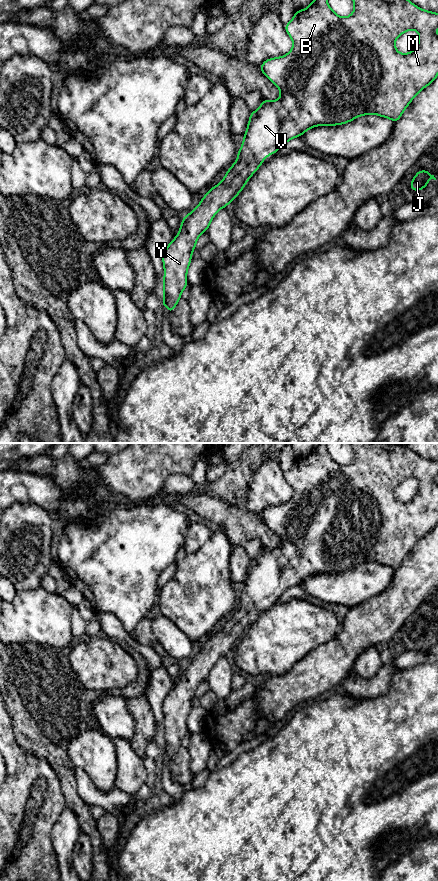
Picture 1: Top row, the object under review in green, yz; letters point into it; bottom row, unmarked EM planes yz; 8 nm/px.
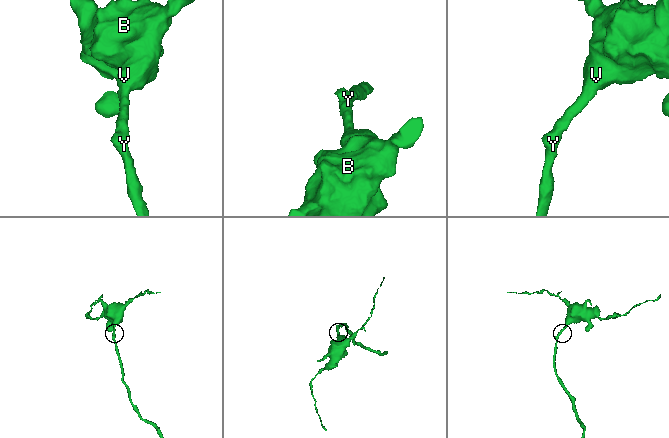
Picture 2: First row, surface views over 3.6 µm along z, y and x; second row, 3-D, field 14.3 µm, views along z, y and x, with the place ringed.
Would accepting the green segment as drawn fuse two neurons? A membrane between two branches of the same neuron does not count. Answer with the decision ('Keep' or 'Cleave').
Keep

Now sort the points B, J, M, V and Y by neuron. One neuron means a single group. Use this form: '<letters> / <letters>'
B J M V Y

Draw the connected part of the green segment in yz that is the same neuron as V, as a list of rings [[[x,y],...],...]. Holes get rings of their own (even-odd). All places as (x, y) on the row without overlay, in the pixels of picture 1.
[[[327,443],[314,446],[306,457],[295,459],[293,467],[284,473],[286,481],[293,489],[293,496],[285,504],[265,508],[259,515],[279,536],[281,545],[271,550],[262,546],[260,556],[251,559],[237,608],[227,618],[224,627],[206,641],[191,661],[183,665],[178,683],[166,695],[162,704],[162,754],[166,754],[169,761],[172,762],[181,747],[182,739],[188,734],[187,718],[198,685],[208,678],[215,662],[235,648],[267,604],[276,601],[289,588],[301,585],[307,578],[316,574],[346,572],[366,562],[376,562],[396,571],[414,545],[438,524],[438,483],[434,482],[438,476],[438,461],[423,458],[401,443],[350,444],[354,450],[354,459],[348,465],[340,465],[330,456]],[[408,478],[418,479],[419,491],[410,501],[402,502],[396,498],[395,489]]]

